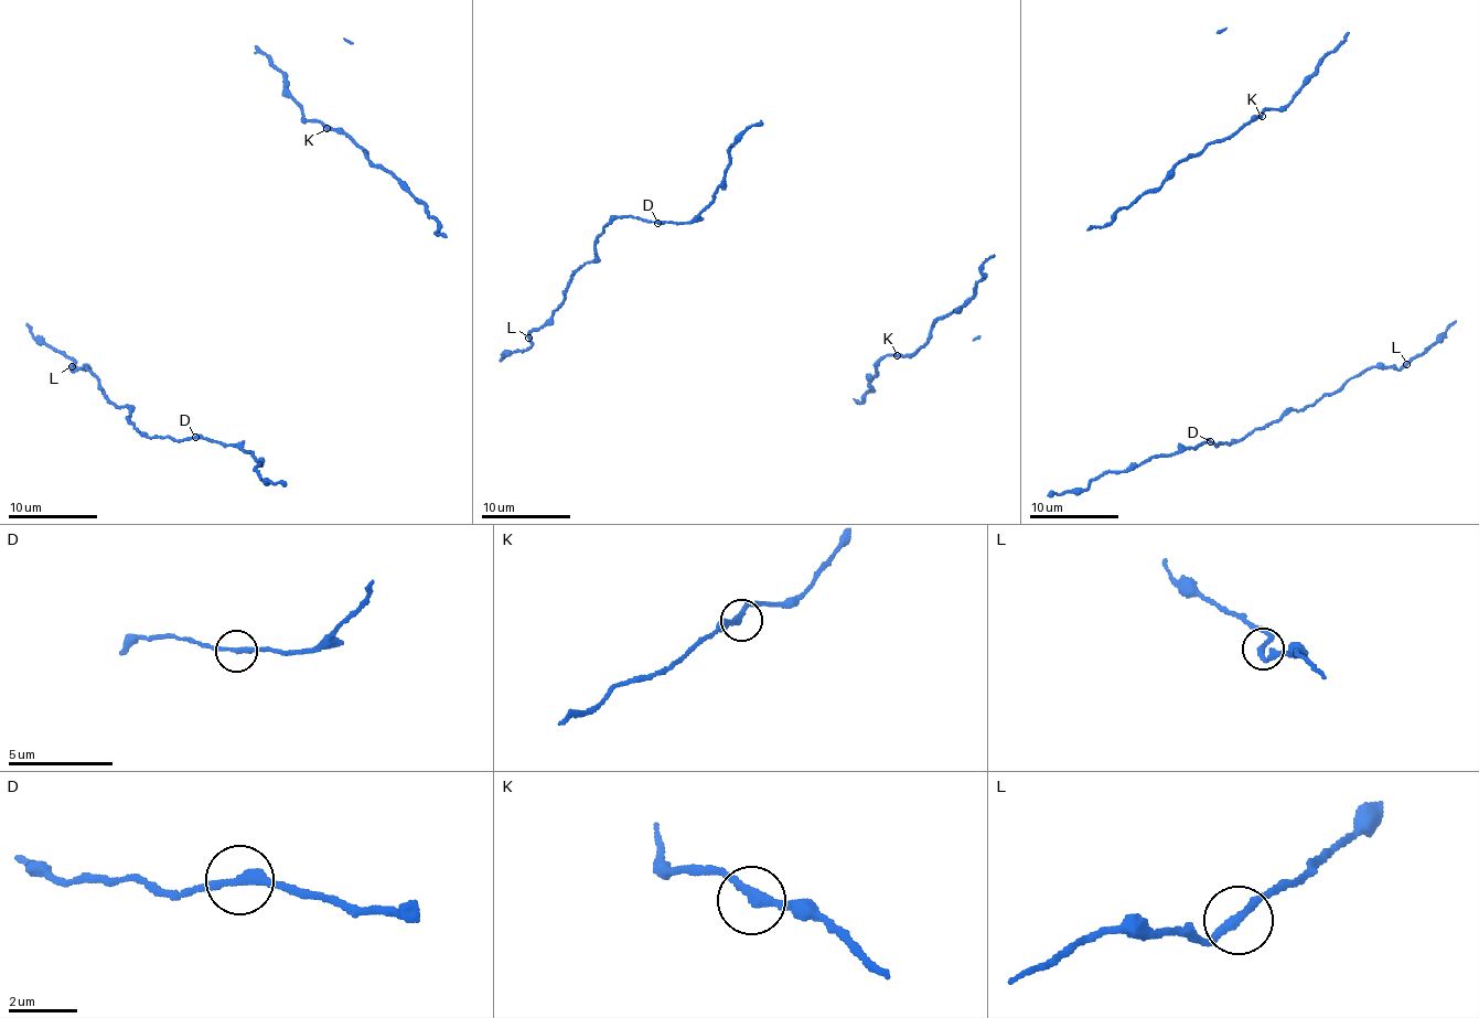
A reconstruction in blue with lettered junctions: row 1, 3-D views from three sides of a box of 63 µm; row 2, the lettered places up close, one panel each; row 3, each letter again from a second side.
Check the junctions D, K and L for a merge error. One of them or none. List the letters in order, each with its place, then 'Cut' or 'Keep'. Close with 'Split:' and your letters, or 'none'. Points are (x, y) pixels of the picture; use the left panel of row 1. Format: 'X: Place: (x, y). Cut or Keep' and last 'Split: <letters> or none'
D: Place: (195, 437). Keep
K: Place: (327, 128). Keep
L: Place: (72, 366). Keep
Split: none

